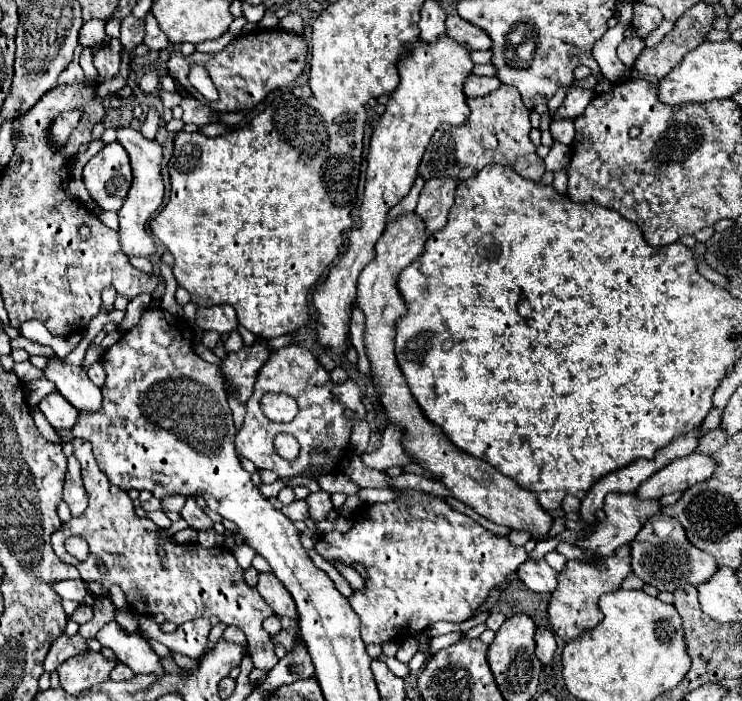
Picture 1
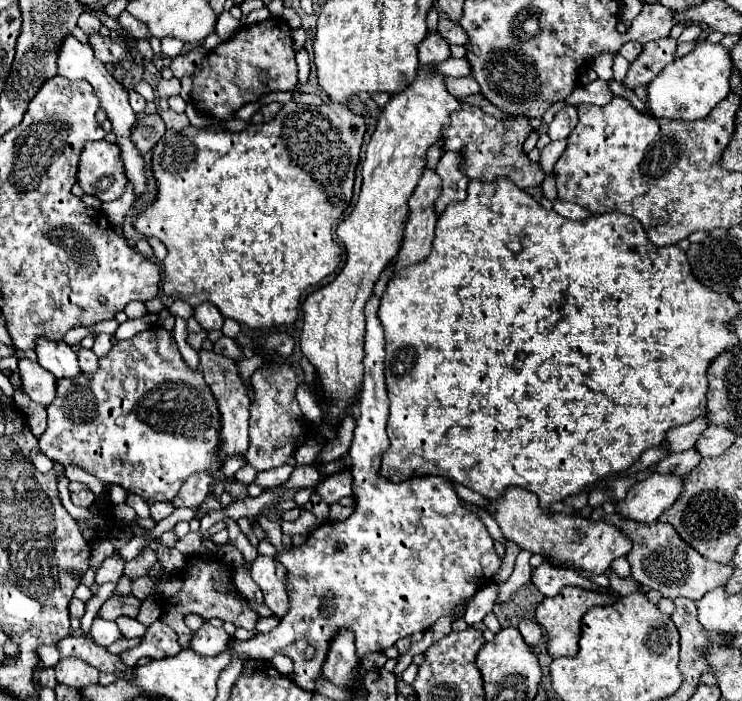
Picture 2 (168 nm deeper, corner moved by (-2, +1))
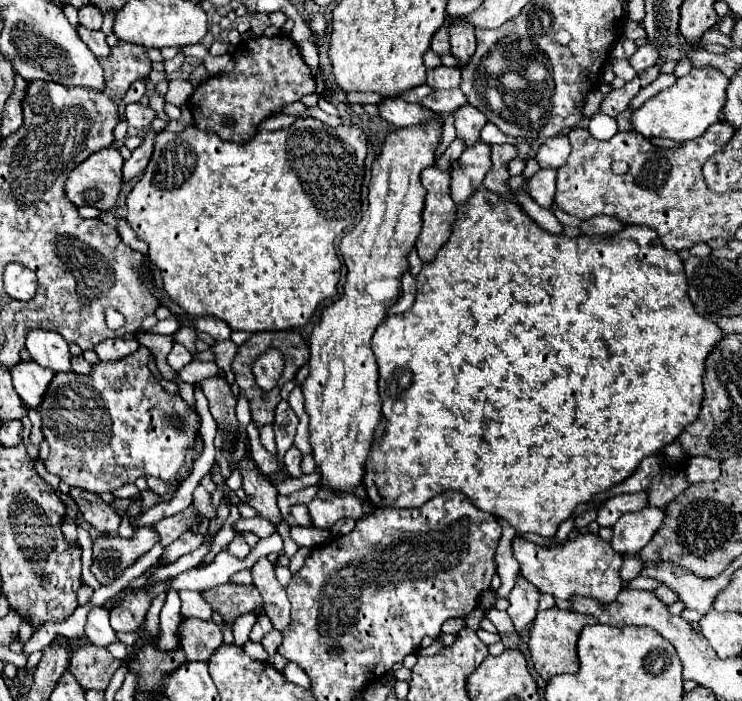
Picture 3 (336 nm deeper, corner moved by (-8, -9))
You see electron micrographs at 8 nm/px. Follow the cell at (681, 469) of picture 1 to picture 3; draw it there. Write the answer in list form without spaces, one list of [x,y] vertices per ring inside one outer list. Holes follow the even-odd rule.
[[[645,506],[645,510],[637,514],[625,514],[625,518],[613,526],[613,550],[619,554],[637,554],[645,544],[649,544],[663,518],[665,510],[653,510],[653,506]]]

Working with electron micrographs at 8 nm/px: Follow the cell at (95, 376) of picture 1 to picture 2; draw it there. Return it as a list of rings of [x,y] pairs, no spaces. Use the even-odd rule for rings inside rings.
[[[81,350],[77,356],[79,356],[79,366],[81,366],[83,372],[87,372],[87,374],[97,372],[97,368],[99,368],[99,358],[97,358],[91,350]]]

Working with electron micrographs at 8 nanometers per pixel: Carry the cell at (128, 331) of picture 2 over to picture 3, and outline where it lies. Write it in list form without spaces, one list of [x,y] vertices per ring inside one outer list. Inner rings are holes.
[[[167,318],[167,320],[161,320],[153,330],[153,334],[175,334],[179,330],[179,322],[175,322],[173,318]]]

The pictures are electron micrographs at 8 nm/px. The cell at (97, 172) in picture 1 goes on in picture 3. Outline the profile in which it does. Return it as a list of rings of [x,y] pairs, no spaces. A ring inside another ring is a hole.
[[[103,148],[83,160],[67,178],[65,194],[75,206],[93,206],[97,210],[111,210],[121,190],[121,166],[123,158],[117,148]]]

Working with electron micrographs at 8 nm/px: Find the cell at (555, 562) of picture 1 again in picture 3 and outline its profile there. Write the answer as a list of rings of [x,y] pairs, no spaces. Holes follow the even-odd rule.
[[[639,576],[639,578],[635,578],[635,580],[631,580],[631,582],[625,582],[627,586],[637,586],[639,590],[655,590],[655,588],[659,588],[659,586],[663,586],[659,580],[655,580],[655,578],[645,578],[645,576]]]

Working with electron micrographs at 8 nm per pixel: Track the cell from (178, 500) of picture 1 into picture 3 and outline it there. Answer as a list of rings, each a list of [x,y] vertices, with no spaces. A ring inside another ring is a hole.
[[[153,526],[137,528],[133,538],[121,538],[121,536],[111,536],[111,534],[99,536],[99,538],[93,540],[93,566],[91,566],[91,574],[97,578],[97,582],[101,586],[107,586],[115,578],[119,578],[125,568],[129,568],[143,554],[147,554],[155,544],[157,544],[157,534],[153,534]]]

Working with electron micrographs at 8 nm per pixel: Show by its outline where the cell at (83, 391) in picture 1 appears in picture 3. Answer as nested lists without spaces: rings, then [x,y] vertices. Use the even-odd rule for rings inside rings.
[[[29,330],[27,332],[27,340],[25,340],[25,348],[29,350],[31,358],[47,368],[53,368],[55,372],[69,372],[69,344],[65,342],[65,338],[57,332],[51,330]]]

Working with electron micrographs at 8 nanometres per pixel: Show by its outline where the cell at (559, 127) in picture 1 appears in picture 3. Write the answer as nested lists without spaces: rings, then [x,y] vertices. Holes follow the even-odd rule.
[[[539,170],[533,178],[527,182],[529,196],[543,208],[553,208],[555,198],[555,170]]]

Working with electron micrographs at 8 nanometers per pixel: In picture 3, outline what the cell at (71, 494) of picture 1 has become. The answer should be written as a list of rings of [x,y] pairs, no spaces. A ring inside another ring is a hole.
[[[71,488],[69,494],[75,500],[75,504],[79,506],[83,520],[89,526],[97,528],[103,534],[117,532],[117,528],[121,524],[121,516],[107,502],[103,502],[97,494],[87,492],[87,490],[77,490],[77,488]]]

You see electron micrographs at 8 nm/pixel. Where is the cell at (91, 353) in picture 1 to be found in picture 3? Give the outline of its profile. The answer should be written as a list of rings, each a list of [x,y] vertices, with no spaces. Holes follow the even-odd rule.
[[[113,338],[113,340],[99,342],[95,348],[95,354],[99,356],[99,360],[119,360],[119,358],[125,358],[129,352],[135,352],[137,348],[139,344],[135,340]]]

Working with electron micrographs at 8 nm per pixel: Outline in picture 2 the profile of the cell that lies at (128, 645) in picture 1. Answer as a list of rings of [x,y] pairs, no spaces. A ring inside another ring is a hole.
[[[93,620],[93,626],[91,626],[89,634],[99,646],[105,646],[105,648],[119,642],[119,638],[121,638],[121,632],[119,632],[117,624],[111,624],[107,620]]]

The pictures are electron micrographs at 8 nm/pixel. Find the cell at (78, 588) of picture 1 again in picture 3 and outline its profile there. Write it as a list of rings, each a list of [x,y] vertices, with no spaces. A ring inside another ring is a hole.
[[[223,550],[223,552],[217,554],[217,558],[213,560],[213,564],[209,564],[207,568],[193,568],[193,570],[187,570],[187,572],[175,576],[173,582],[165,580],[165,582],[157,584],[151,590],[151,596],[157,596],[167,586],[173,586],[177,590],[189,588],[189,590],[195,590],[195,592],[209,590],[209,588],[215,588],[219,584],[229,582],[229,578],[233,574],[237,574],[239,570],[243,570],[243,568],[245,568],[243,560],[237,560],[233,554],[229,554],[227,550]]]

